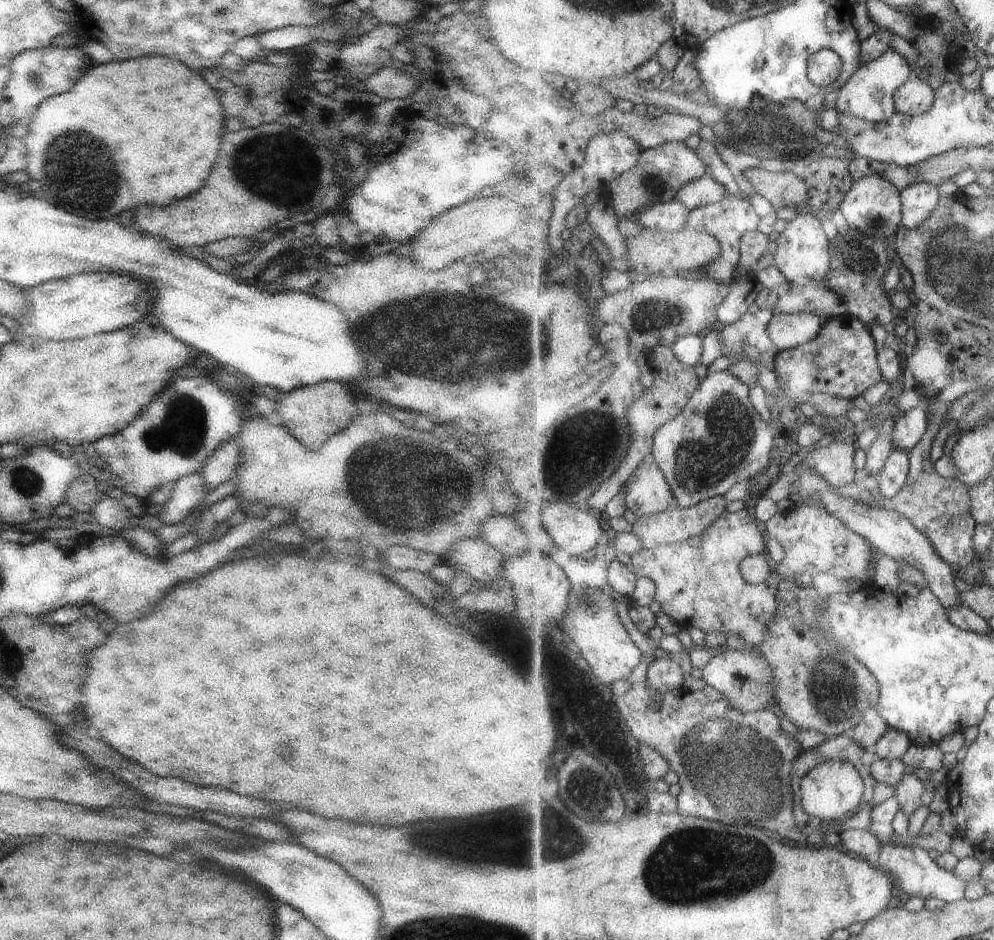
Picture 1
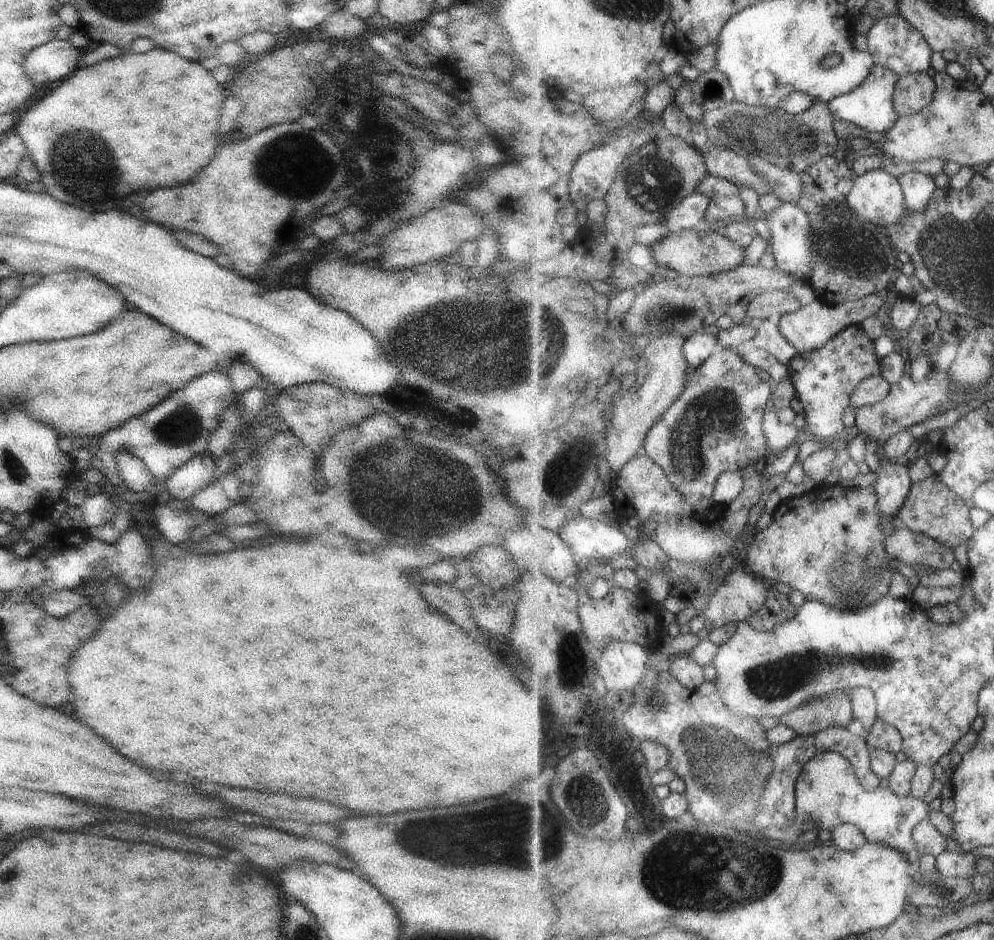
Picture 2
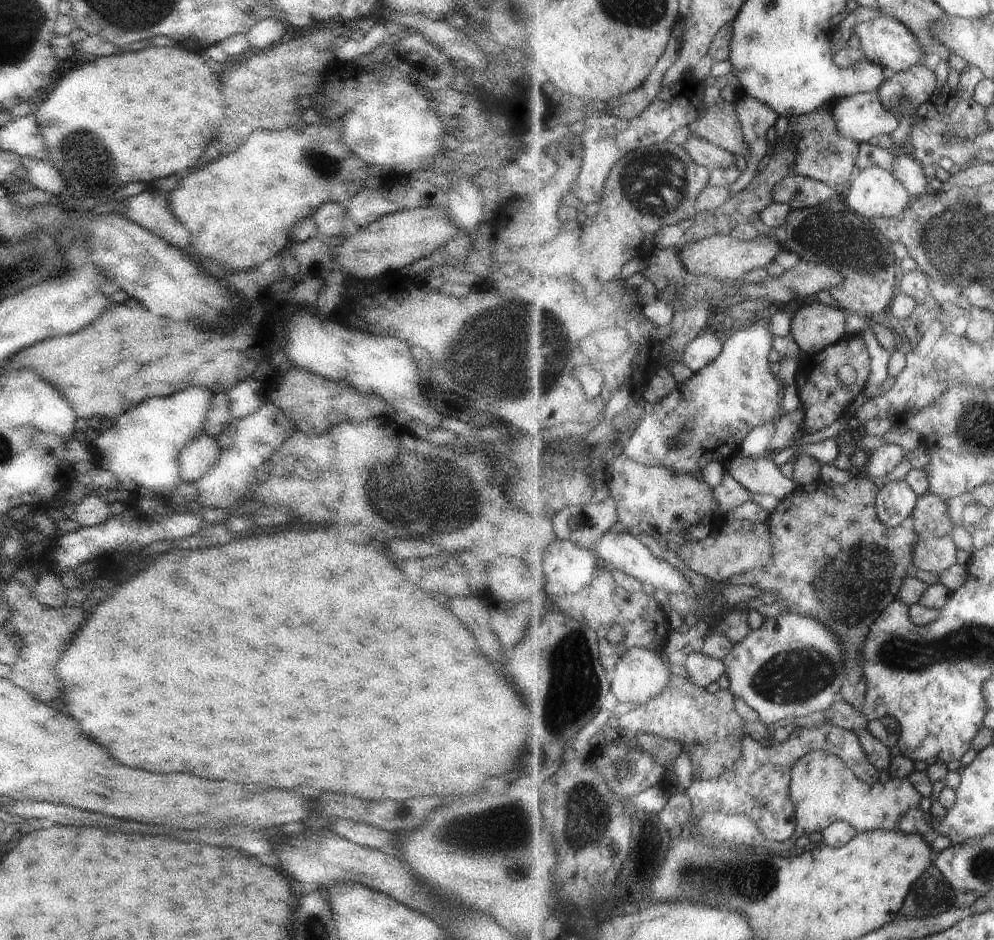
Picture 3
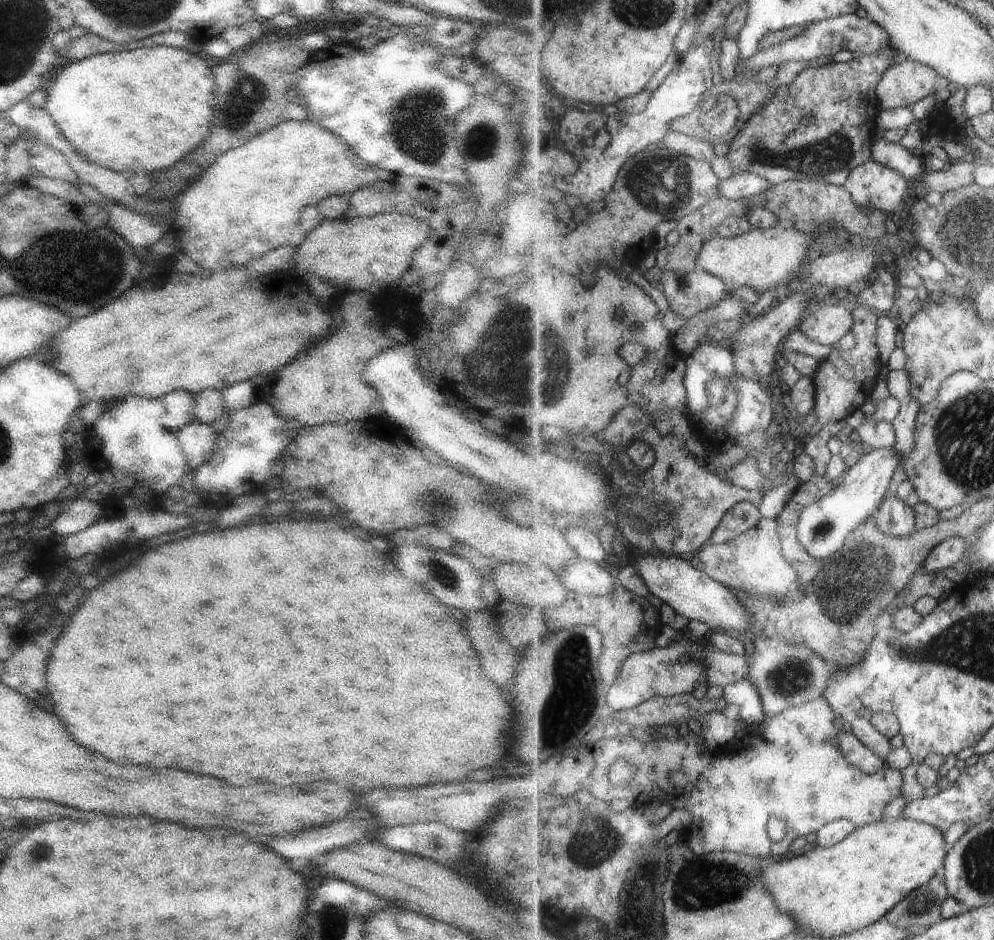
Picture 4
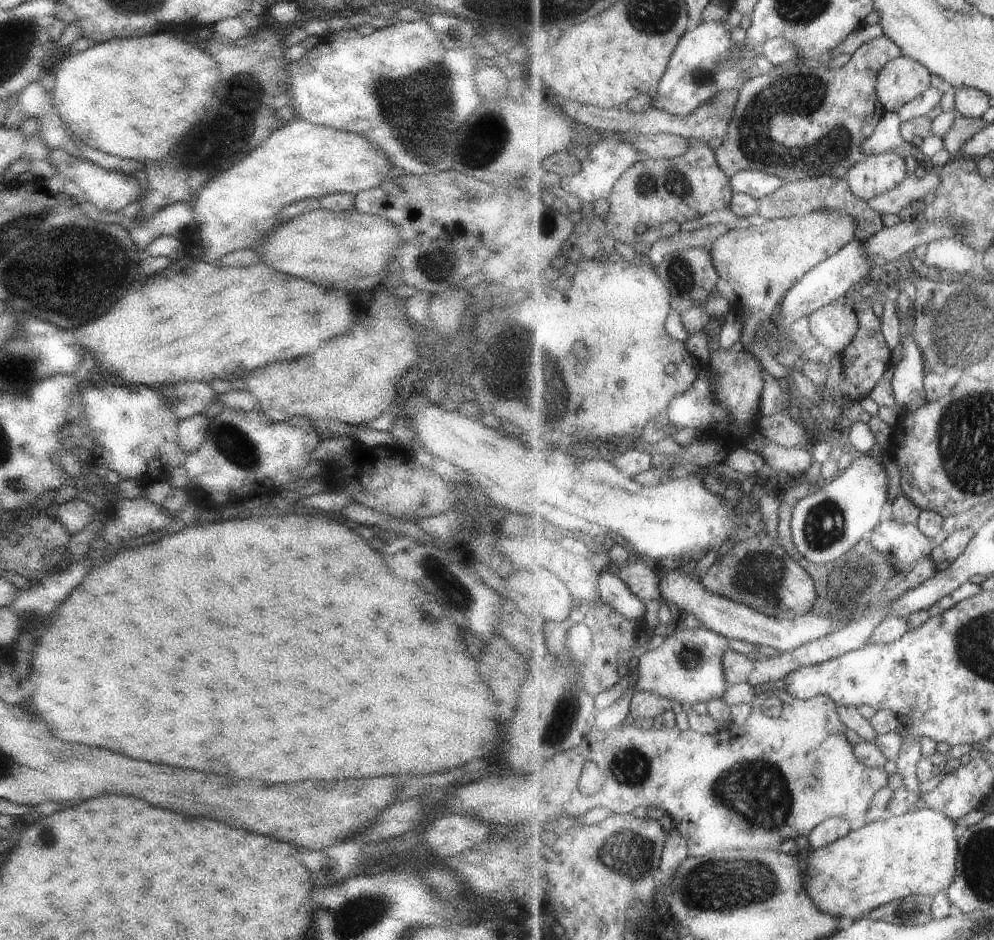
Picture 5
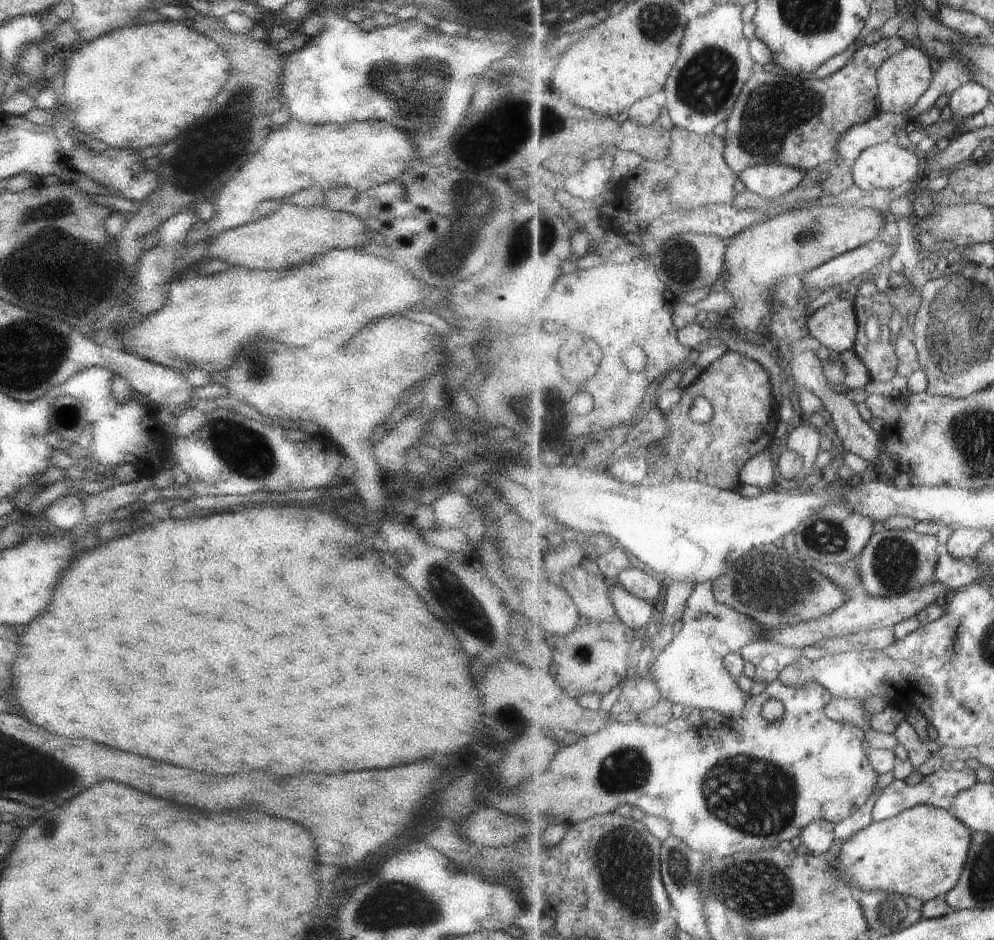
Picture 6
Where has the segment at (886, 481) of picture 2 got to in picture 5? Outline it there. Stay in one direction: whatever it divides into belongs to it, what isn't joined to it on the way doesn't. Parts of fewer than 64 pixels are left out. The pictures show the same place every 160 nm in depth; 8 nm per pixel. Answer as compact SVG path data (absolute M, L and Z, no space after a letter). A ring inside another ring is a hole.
M893 516L882 520L867 539L878 551L891 553L896 558L904 570L901 578L906 576L919 559L929 556L936 544L921 532L918 523L898 521Z

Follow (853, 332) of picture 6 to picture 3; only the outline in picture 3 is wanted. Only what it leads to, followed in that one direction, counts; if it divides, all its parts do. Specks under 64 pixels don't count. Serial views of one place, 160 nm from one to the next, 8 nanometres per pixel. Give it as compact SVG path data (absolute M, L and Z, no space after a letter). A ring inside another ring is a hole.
M818 300L794 309L790 335L805 355L816 355L847 336L847 314L843 309L821 304Z

